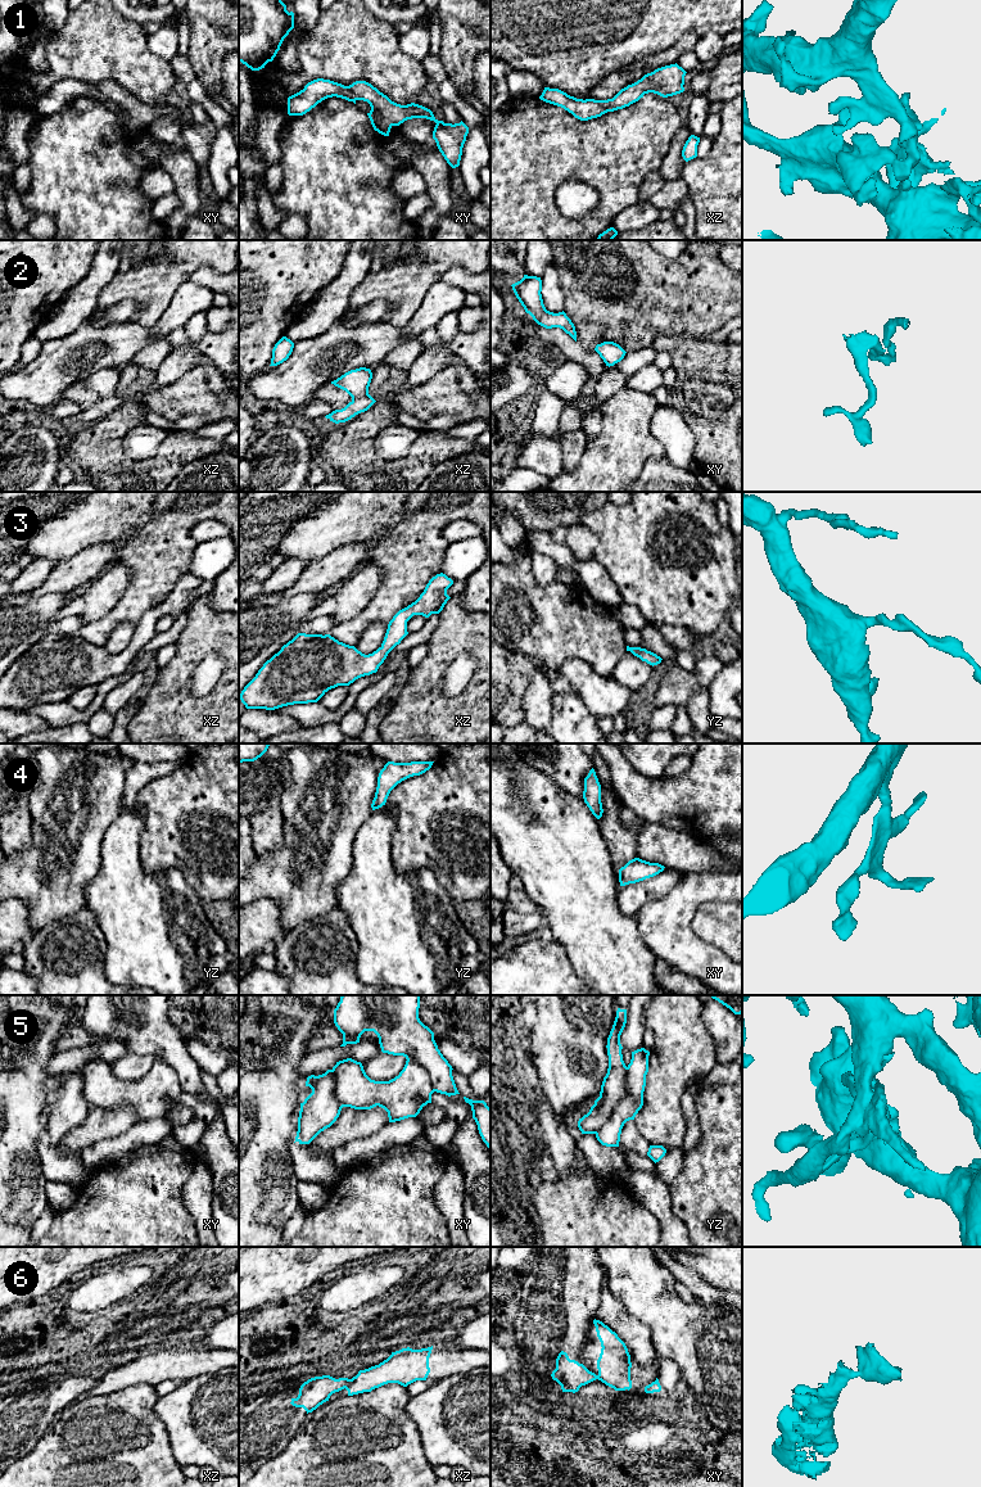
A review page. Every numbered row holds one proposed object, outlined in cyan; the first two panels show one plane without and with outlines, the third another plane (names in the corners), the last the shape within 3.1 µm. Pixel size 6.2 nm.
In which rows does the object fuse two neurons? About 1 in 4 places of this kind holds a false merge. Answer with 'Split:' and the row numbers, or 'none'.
Split: 6

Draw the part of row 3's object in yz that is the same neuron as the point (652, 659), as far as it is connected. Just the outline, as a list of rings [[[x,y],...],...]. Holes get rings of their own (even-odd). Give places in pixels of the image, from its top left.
[[[627,646],[627,651],[630,651],[634,656],[639,657],[642,661],[646,661],[652,666],[660,664],[663,660],[660,656],[651,651],[647,651],[646,648]]]

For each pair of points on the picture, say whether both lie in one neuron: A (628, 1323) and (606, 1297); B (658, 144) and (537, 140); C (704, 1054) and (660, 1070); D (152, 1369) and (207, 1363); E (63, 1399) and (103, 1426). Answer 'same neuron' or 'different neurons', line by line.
A: same neuron
B: same neuron
C: same neuron
D: same neuron
E: different neurons

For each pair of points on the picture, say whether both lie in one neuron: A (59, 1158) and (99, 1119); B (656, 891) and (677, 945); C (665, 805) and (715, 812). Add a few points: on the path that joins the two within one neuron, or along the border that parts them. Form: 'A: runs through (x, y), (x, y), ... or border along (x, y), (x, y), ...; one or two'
A: border along (57, 1144), (64, 1151), (78, 1152); two
B: border along (681, 877), (664, 896), (647, 902), (634, 916); two
C: runs through (678, 805), (703, 805); one

